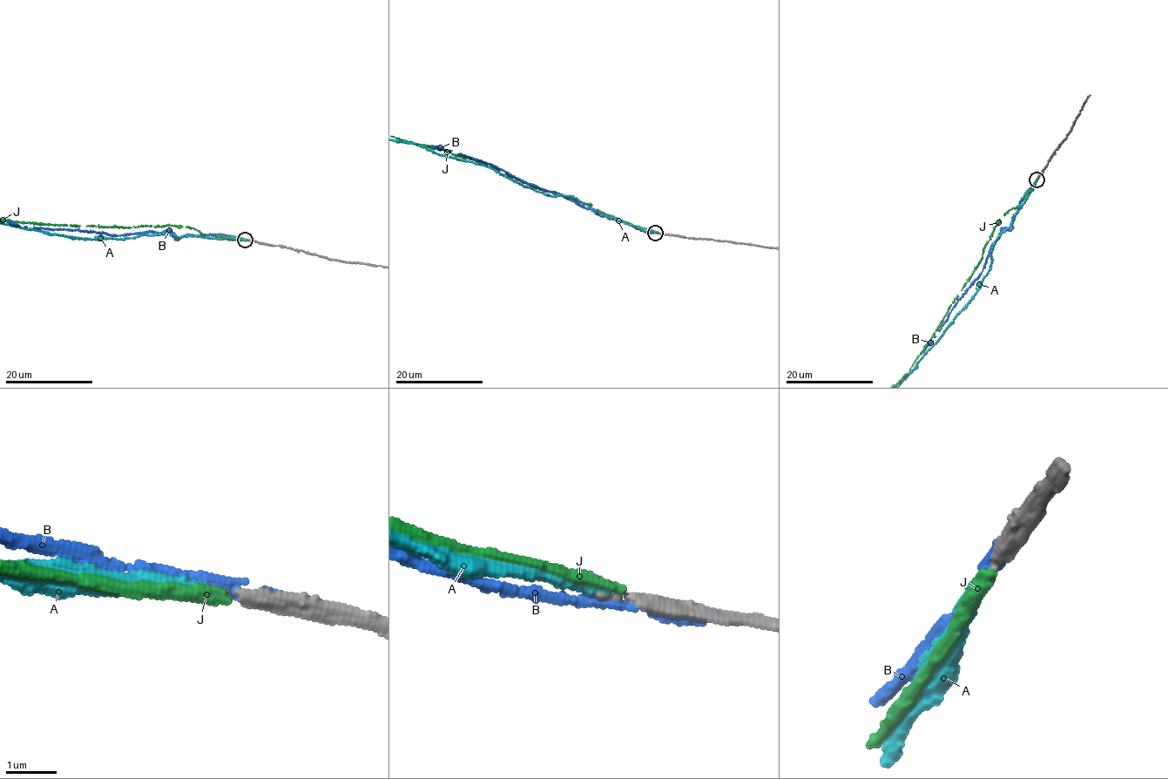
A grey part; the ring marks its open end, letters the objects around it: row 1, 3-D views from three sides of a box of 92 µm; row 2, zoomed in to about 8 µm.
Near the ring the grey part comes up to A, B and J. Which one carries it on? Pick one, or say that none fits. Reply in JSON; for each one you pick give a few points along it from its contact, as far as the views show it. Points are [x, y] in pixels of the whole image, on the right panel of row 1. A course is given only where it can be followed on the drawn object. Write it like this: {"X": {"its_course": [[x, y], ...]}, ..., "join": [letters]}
{"join": ["A"]}

